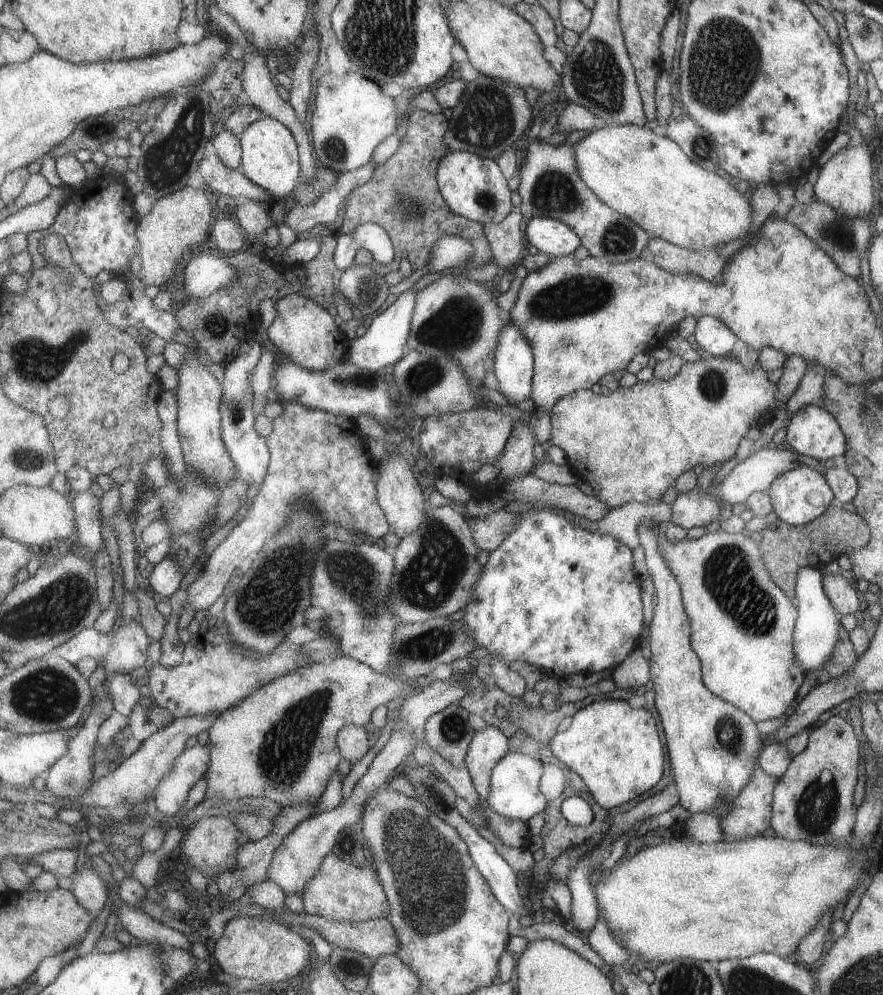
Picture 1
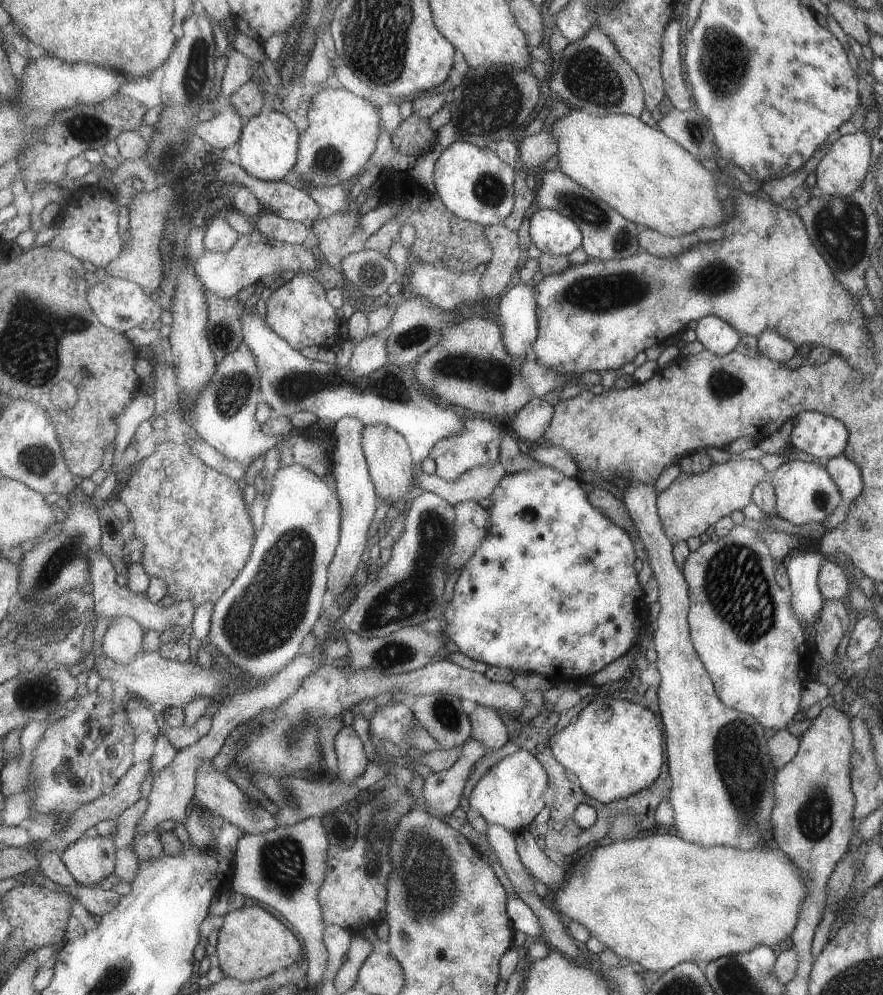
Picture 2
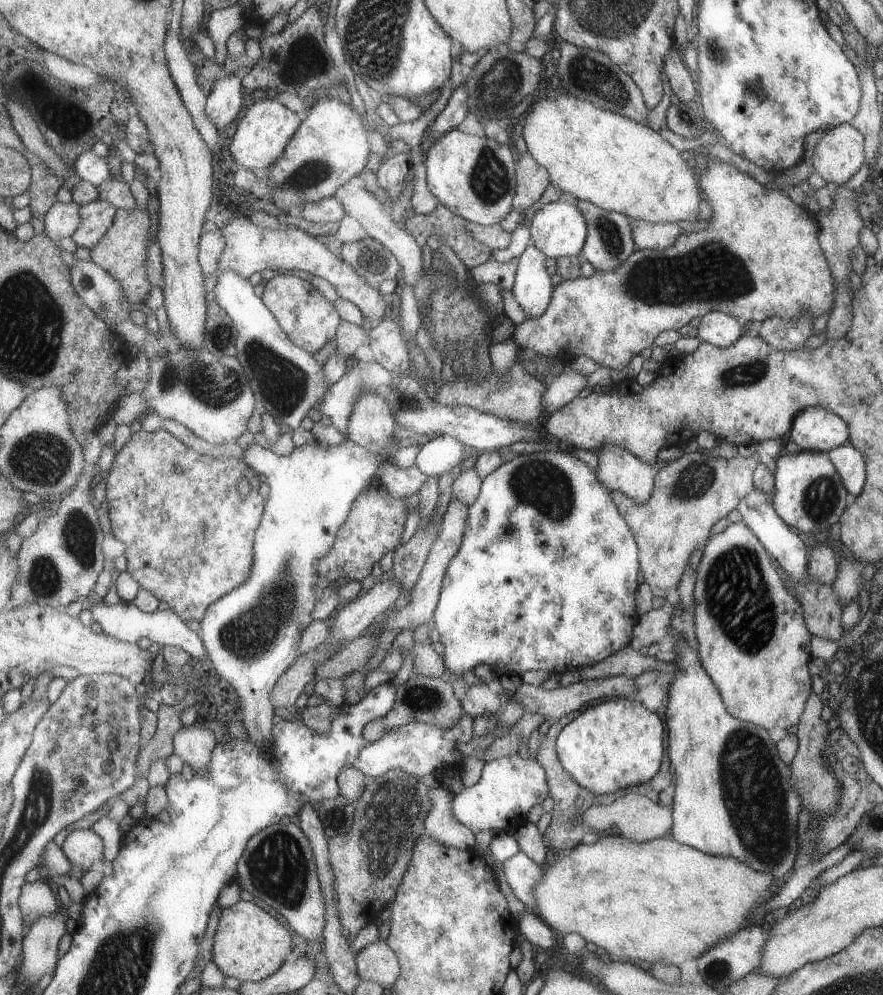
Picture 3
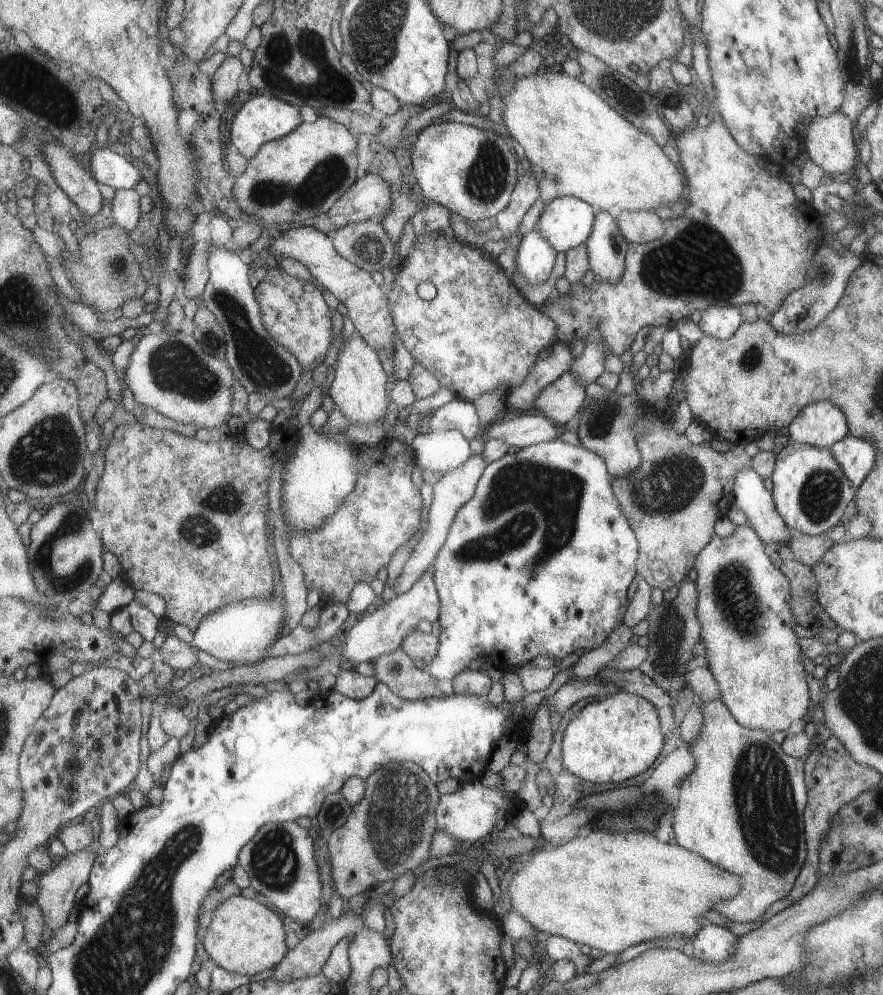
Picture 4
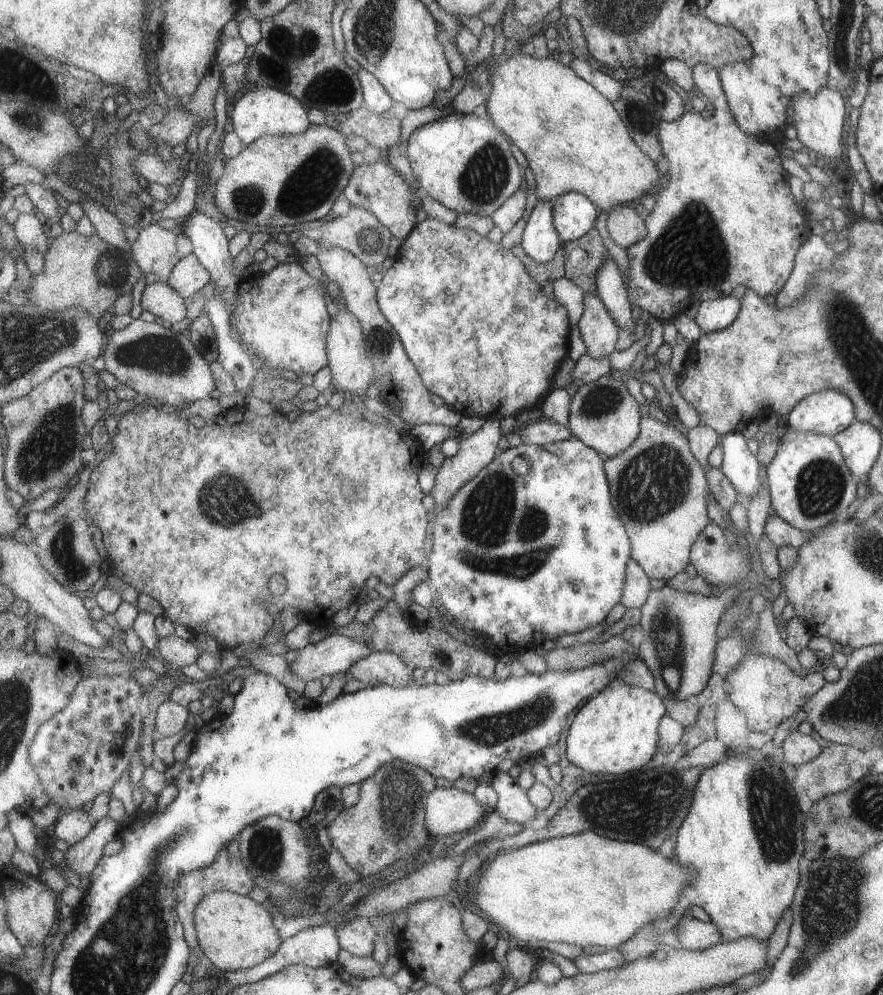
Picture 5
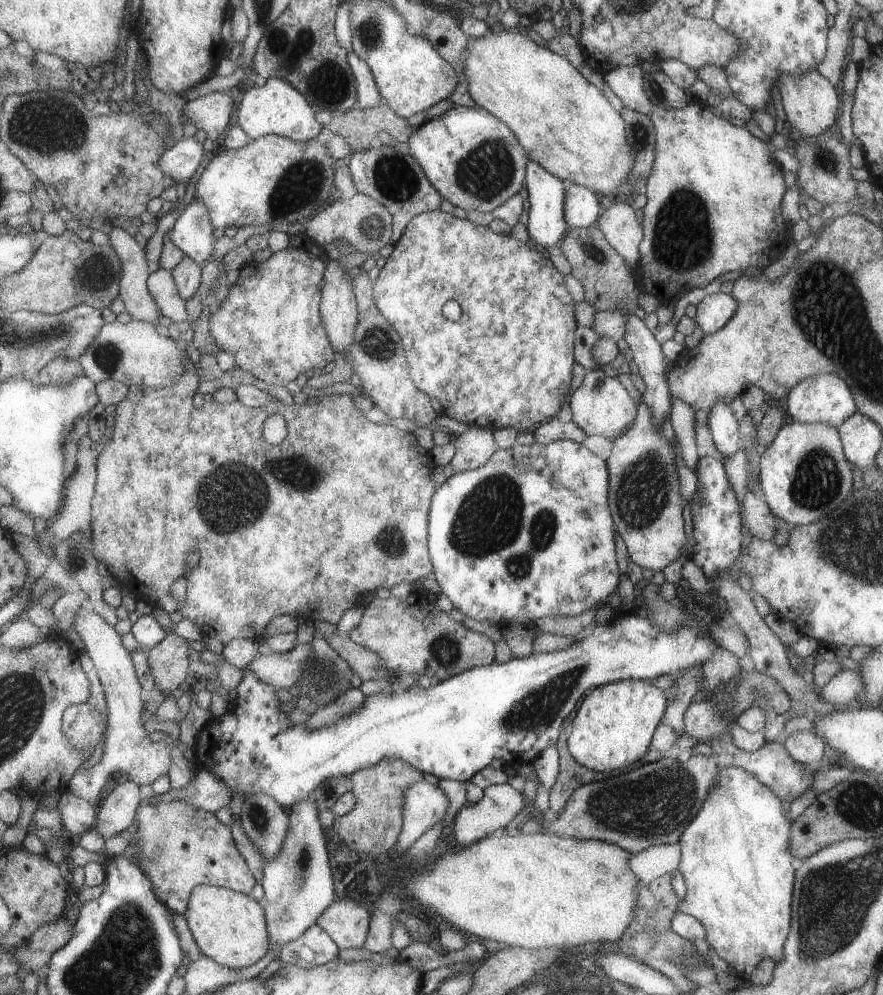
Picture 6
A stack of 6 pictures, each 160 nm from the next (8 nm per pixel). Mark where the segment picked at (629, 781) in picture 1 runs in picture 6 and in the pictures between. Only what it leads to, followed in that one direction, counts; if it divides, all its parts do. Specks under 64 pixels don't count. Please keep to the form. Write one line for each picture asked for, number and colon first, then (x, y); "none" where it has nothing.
2: (613, 749)
3: (615, 744)
4: (609, 741)
5: (615, 733)
6: (612, 729)

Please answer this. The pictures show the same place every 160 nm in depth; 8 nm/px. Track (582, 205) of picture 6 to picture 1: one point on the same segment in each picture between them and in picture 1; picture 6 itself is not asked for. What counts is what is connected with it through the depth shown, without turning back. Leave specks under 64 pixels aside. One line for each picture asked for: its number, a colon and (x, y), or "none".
1: (556, 239)
2: (553, 233)
3: (557, 229)
4: (565, 222)
5: (574, 215)

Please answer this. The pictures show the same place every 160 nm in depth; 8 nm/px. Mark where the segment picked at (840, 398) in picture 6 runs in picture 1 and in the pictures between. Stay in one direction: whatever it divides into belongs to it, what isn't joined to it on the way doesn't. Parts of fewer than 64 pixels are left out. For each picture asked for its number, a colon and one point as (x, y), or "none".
1: (811, 430)
2: (823, 436)
3: (814, 429)
4: (820, 423)
5: (827, 412)

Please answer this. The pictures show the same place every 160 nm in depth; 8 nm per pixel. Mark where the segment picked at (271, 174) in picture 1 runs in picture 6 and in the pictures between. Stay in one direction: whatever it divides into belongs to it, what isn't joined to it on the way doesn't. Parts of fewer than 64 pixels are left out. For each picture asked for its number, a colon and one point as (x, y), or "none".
2: (269, 145)
3: (261, 137)
4: (263, 118)
5: (265, 111)
6: (277, 107)

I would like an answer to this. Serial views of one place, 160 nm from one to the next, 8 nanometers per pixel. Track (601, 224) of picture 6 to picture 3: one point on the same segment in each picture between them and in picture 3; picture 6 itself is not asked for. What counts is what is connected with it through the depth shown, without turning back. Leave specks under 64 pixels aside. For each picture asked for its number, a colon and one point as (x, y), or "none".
3: (647, 235)
4: (637, 226)
5: (624, 226)

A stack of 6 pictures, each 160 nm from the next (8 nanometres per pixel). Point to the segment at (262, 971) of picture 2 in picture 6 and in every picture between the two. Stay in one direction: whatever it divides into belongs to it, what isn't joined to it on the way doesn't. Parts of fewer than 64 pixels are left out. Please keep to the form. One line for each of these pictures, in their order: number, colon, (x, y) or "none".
3: (251, 944)
4: (247, 937)
5: (237, 933)
6: (230, 927)

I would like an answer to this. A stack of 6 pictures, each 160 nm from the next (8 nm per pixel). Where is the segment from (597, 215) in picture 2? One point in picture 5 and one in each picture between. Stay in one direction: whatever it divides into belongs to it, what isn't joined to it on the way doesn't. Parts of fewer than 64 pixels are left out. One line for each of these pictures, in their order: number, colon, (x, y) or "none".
3: (609, 242)
4: (606, 247)
5: (610, 288)

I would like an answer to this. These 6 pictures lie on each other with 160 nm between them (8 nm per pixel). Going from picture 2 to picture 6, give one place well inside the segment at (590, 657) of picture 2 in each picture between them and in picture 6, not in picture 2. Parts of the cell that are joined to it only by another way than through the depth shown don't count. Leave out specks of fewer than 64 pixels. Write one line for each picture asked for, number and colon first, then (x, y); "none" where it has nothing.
3: (543, 579)
4: (537, 562)
5: (519, 559)
6: (508, 547)

